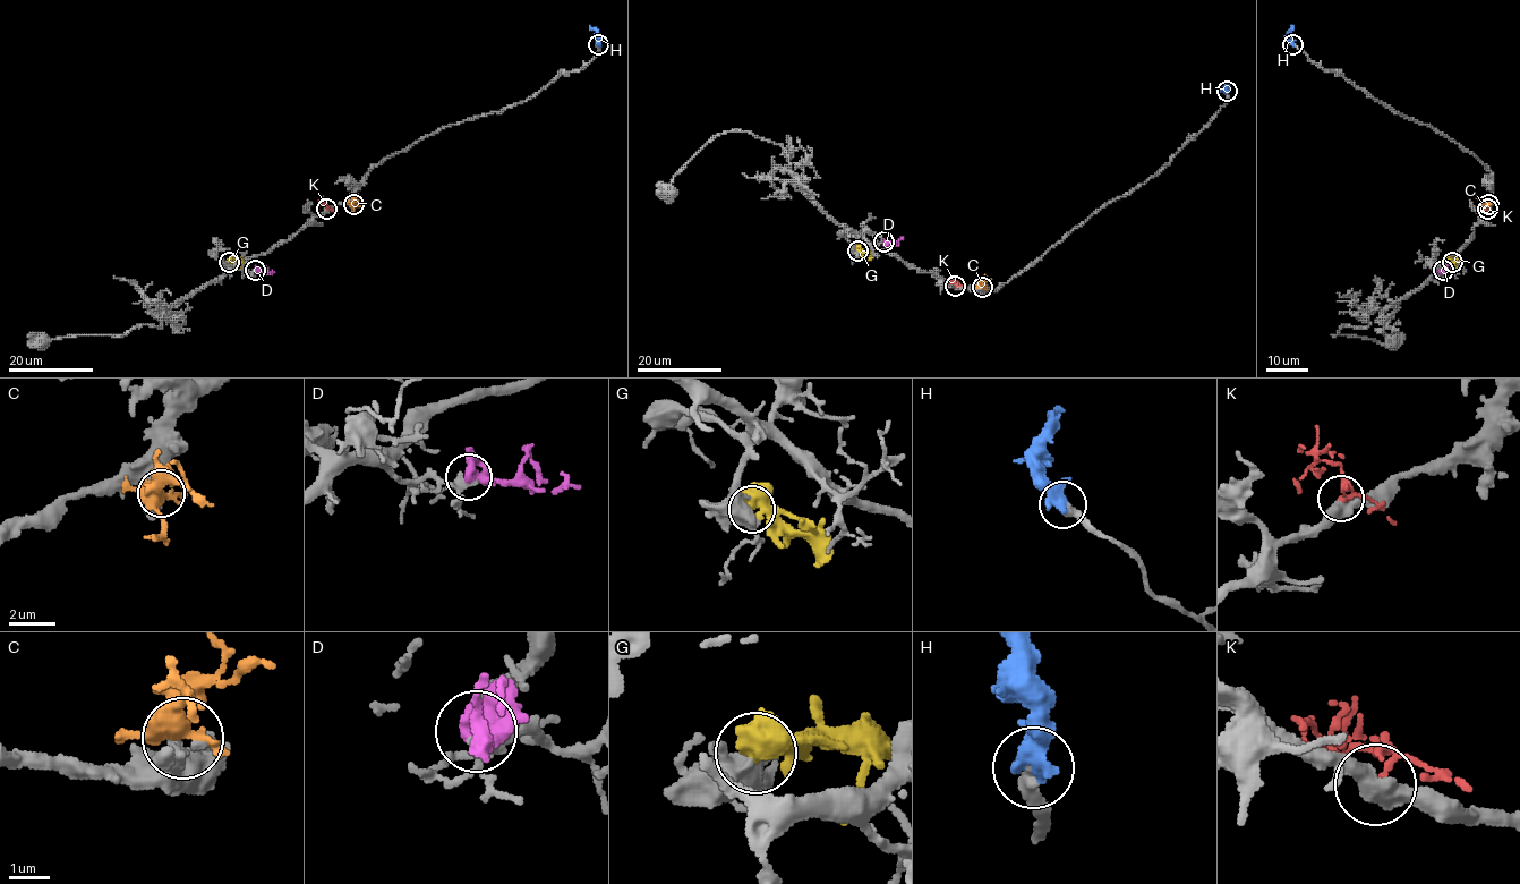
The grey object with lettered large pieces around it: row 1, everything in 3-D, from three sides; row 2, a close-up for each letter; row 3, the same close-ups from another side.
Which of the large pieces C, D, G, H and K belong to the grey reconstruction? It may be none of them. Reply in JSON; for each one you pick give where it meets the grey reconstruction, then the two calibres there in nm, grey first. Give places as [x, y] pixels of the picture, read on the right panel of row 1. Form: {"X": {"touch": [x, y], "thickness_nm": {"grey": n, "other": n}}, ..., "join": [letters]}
{"H": {"touch": [1292, 44], "thickness_nm": {"grey": 280, "other": 550}}, "join": ["H"]}

